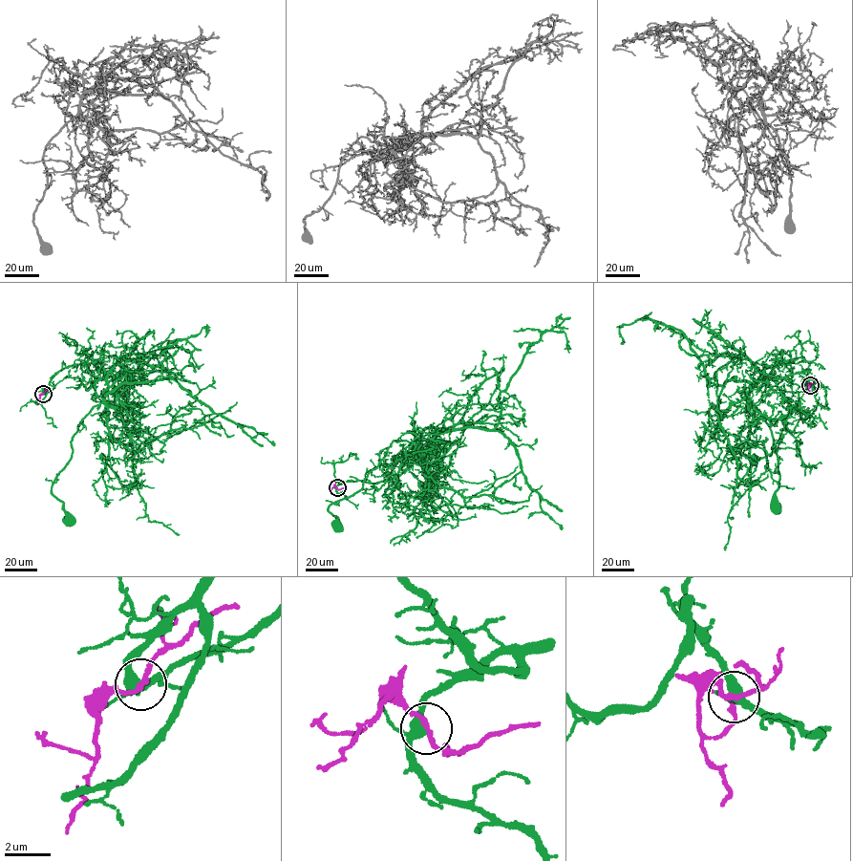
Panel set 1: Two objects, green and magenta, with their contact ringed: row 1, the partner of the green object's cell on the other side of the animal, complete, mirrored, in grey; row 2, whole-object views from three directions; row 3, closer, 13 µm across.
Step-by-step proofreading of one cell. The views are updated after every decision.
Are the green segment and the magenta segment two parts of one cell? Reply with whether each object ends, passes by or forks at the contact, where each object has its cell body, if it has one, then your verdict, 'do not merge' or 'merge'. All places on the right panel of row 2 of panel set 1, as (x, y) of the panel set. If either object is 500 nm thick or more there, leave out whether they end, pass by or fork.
green forks there; magenta passes by; cell body of green at (776, 507); no cell body on magenta; merge

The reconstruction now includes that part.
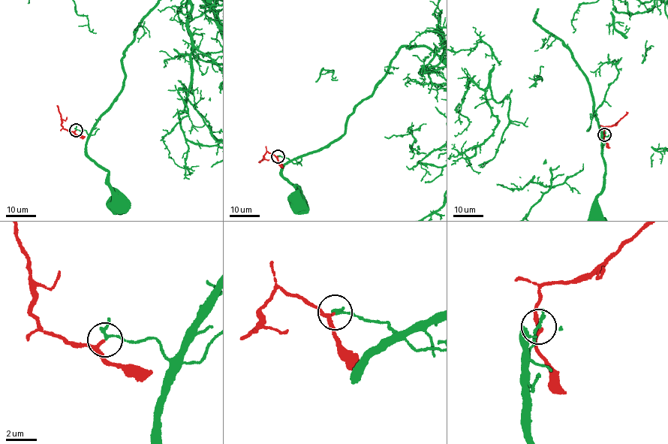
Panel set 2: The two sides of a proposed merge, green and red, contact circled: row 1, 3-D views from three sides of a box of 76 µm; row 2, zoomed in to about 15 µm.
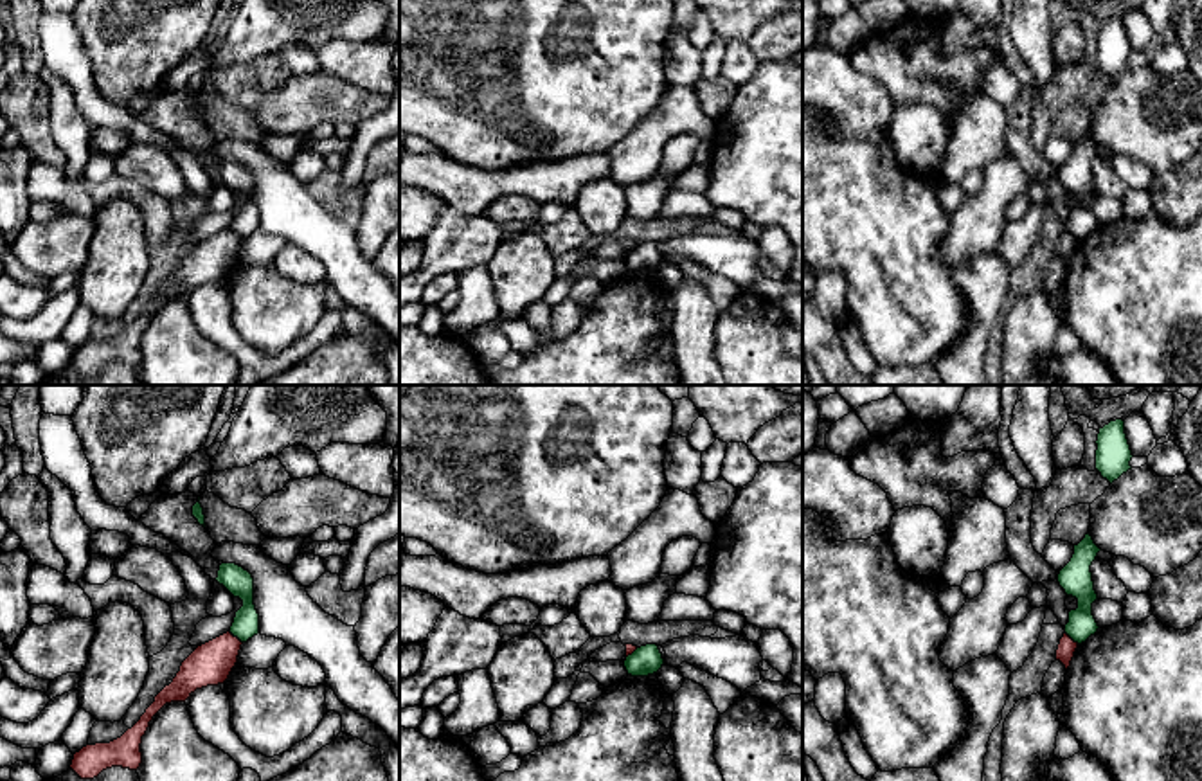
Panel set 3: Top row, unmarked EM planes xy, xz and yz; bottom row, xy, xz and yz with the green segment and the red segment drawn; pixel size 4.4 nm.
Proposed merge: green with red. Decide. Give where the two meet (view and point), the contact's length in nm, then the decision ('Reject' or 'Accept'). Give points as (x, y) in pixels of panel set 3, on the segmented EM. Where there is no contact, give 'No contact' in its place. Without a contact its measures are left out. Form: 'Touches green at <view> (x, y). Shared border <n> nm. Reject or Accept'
Touches green at xy (236, 636). Shared border 80 nm. Reject

